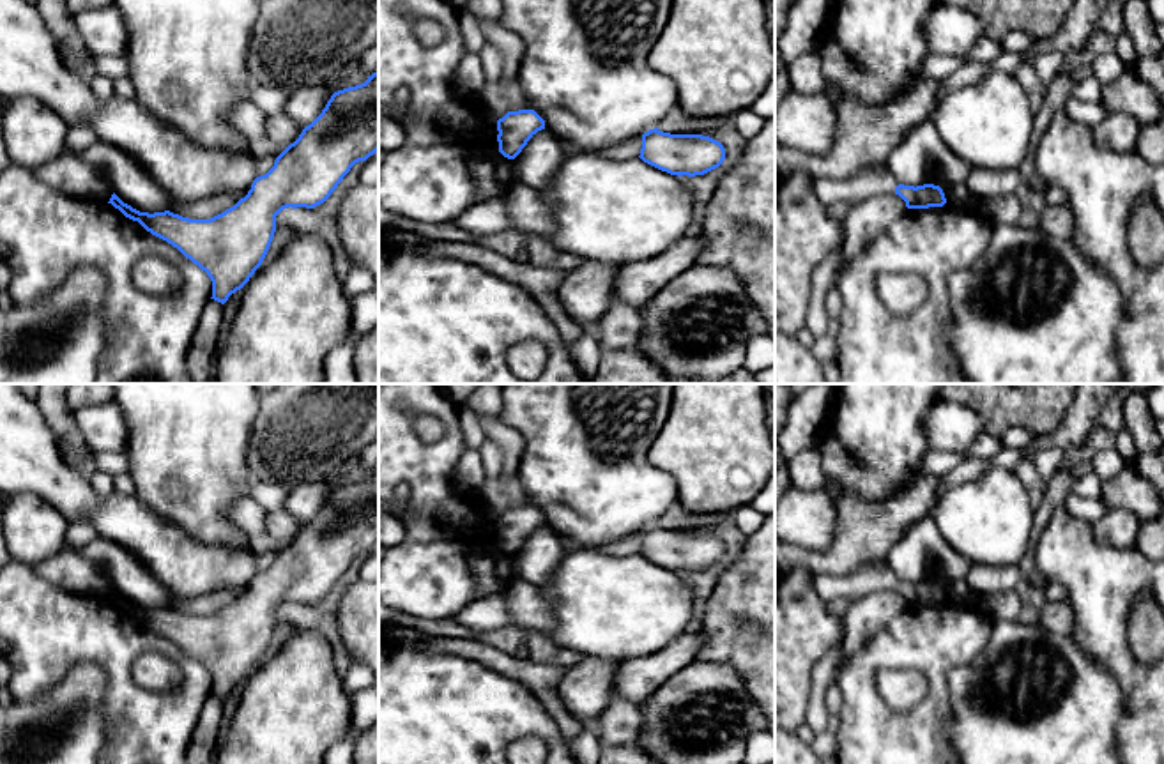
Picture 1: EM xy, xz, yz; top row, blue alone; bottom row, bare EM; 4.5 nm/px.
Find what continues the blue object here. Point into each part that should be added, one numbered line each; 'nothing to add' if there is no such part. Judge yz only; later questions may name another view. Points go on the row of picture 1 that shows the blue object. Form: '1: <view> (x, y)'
nothing to add

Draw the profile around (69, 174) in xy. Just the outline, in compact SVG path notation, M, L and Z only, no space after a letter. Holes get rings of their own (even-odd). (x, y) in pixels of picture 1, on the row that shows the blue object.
M62 154L34 170L35 177L48 186L81 200L110 202L110 184L76 154Z

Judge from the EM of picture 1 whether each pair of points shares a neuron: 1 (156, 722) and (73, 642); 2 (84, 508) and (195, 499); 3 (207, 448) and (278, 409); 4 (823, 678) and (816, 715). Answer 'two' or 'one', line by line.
1: one
2: two
3: two
4: one

